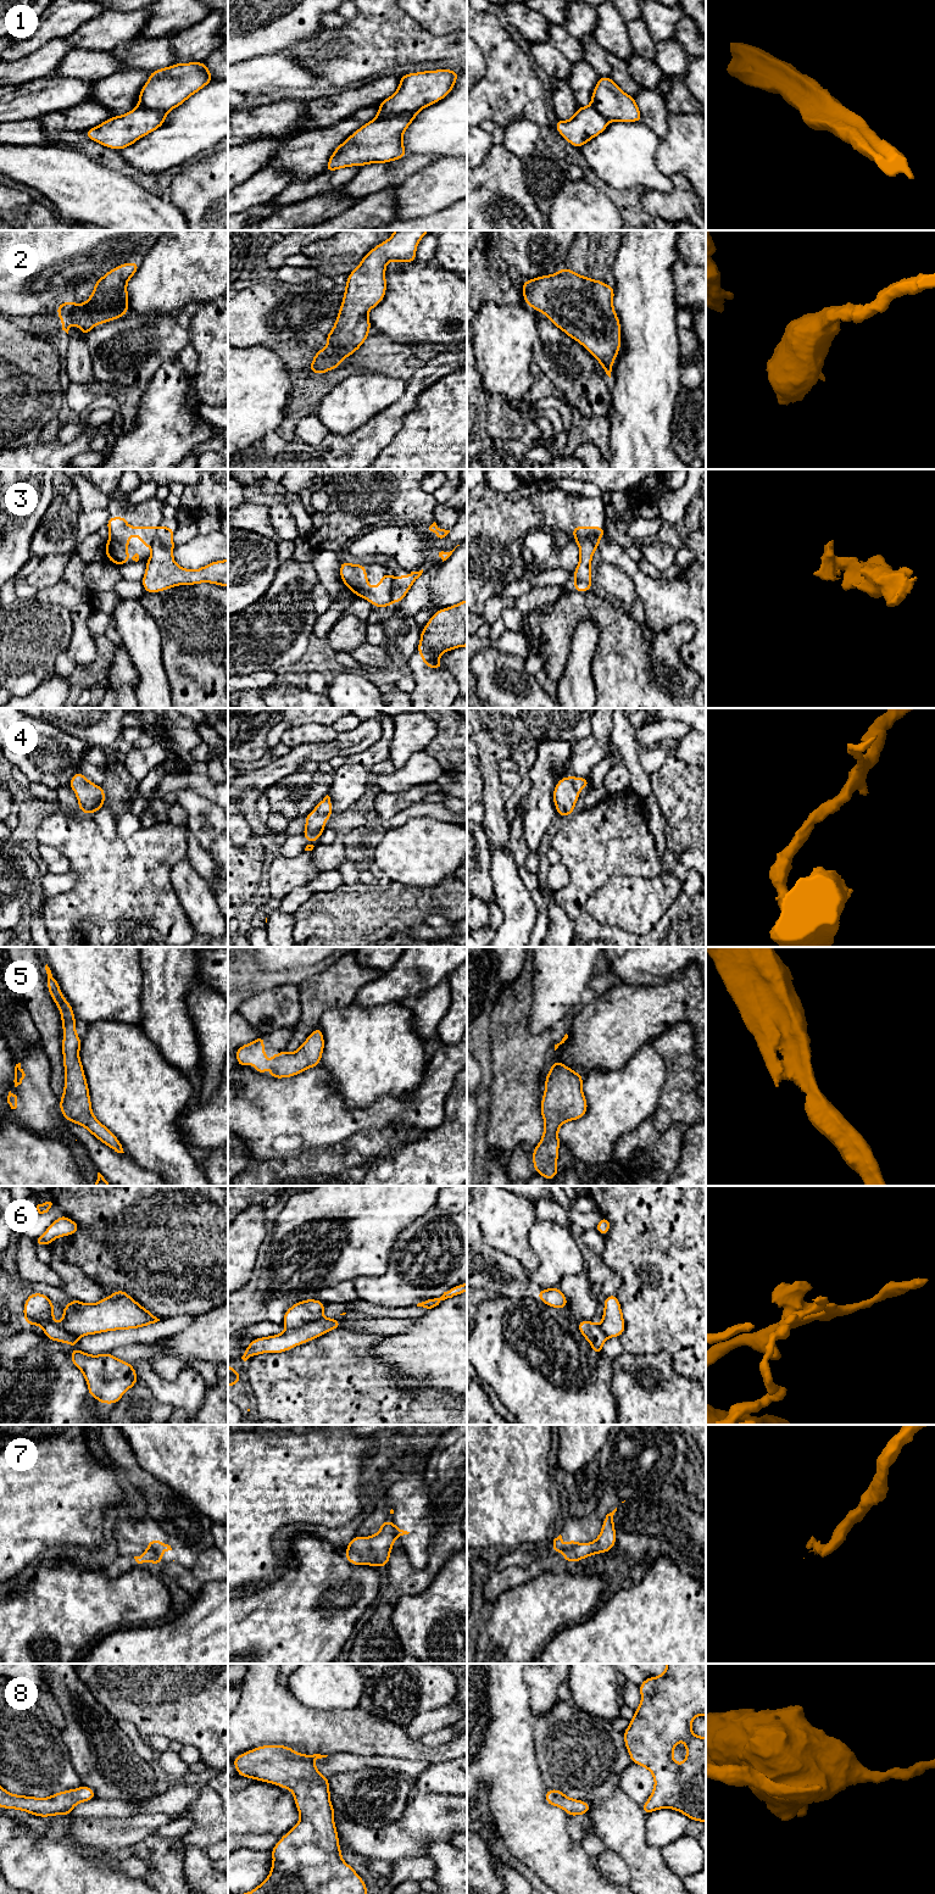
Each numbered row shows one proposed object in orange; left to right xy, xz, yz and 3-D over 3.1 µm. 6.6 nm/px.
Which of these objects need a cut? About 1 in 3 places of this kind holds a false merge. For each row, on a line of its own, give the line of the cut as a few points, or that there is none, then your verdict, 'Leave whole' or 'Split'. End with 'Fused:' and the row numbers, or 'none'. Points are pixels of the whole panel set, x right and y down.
1: Split along xz (417, 111), (407, 111), (374, 120). Split
2: No split. Leave whole
3: Split along xz (394, 578), (390, 601). Split
4: No split. Leave whole
5: No split. Leave whole
6: Split along xz (322, 1316), (288, 1329). Split
7: Split along yz (579, 1546), (572, 1552), (569, 1561). Split
8: No split. Leave whole
Fused: 1, 3, 6, 7

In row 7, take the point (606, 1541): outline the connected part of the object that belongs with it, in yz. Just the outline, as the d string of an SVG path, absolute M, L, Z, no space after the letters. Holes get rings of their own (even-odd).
M617 1508L606 1515L600 1536L591 1543L583 1543L571 1554L571 1562L583 1560L590 1555L607 1553L616 1545L616 1528L613 1515Z

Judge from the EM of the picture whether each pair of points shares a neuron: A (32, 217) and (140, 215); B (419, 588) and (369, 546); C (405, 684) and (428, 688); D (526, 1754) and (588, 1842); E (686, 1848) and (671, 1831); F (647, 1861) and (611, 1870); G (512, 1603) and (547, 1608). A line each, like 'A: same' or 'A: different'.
A: different
B: different
C: different
D: different
E: different
F: different
G: same

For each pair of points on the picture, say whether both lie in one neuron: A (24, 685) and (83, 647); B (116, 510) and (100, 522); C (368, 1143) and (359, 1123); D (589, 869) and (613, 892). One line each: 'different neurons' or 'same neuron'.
A: different neurons
B: different neurons
C: different neurons
D: different neurons

